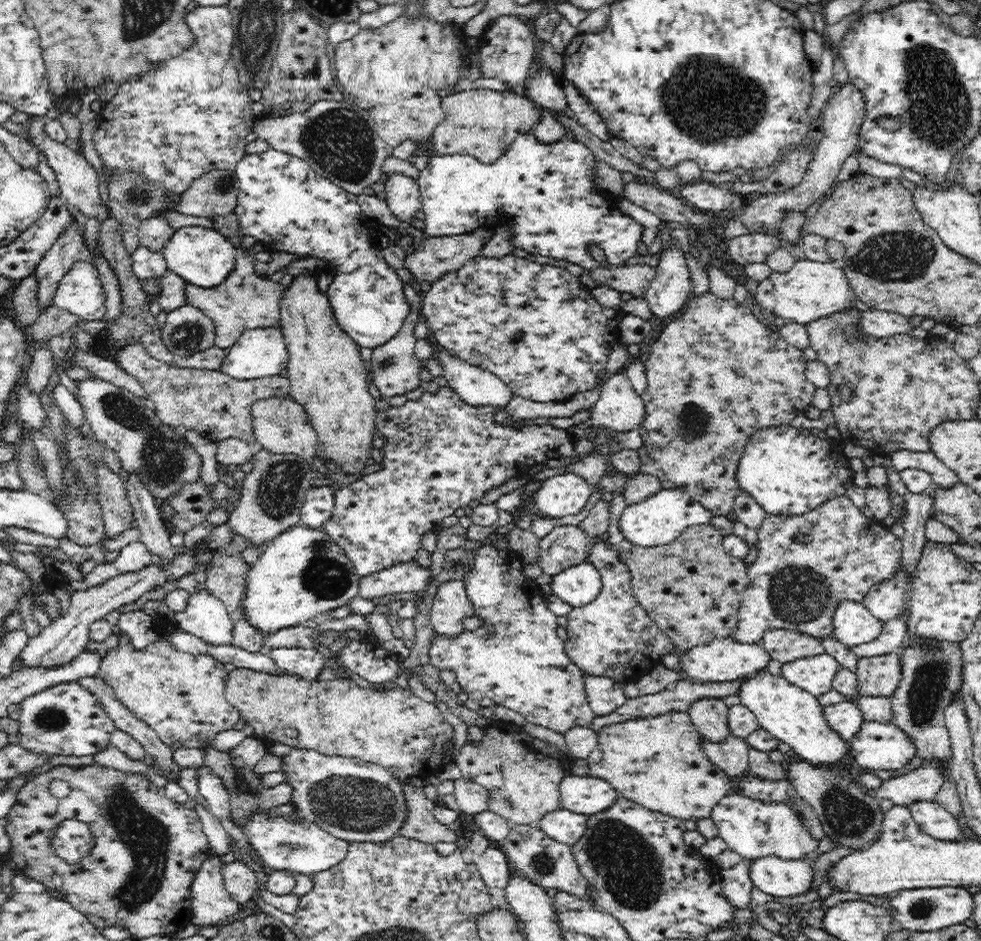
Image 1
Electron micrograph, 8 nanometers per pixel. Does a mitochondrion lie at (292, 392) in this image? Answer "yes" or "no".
no

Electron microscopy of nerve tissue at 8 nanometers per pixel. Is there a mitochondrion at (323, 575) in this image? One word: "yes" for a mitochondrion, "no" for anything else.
yes

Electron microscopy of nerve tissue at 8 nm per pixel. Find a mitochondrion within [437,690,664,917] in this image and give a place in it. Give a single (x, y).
(543, 863)

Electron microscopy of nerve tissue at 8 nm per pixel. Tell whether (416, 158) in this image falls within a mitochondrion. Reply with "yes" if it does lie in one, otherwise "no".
no

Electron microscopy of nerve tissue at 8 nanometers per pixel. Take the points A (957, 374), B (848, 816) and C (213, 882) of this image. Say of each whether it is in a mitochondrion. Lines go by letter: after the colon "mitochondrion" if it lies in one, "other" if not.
A: other
B: mitochondrion
C: other

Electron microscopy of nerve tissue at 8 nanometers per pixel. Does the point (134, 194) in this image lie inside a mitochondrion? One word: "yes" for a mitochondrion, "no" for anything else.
yes

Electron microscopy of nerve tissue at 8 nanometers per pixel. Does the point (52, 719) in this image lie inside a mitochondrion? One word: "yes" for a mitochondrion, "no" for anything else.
yes

